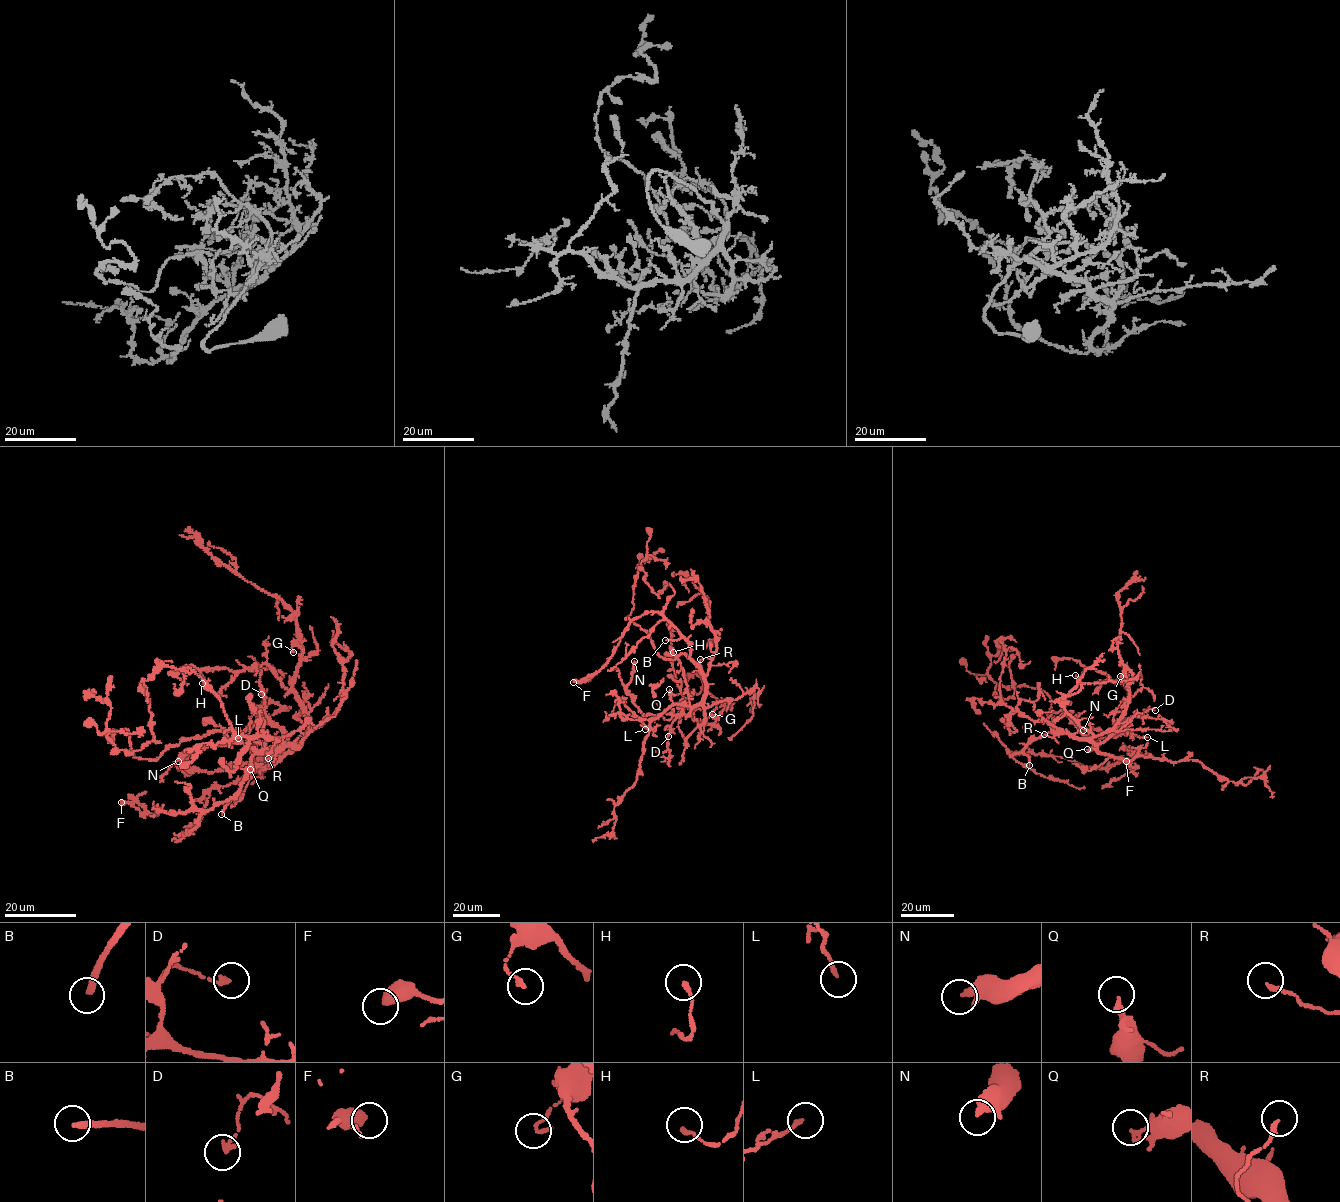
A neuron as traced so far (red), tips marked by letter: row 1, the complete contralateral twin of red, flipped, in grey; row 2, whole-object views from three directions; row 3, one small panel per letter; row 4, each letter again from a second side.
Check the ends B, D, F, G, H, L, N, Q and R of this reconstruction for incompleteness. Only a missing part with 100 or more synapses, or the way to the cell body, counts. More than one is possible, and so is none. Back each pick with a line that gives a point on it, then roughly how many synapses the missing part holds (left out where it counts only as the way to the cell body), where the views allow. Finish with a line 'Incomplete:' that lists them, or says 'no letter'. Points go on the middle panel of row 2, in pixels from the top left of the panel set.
B: Place: (665, 640)
Incomplete: B

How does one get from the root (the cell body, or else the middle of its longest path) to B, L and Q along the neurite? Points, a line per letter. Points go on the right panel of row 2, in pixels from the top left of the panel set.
B: (1075, 727), (1065, 712), (1052, 719), (1051, 730), (1034, 738), (1023, 750), (1029, 757), (1029, 765)
L: (1075, 727), (1088, 741), (1096, 744), (1122, 723), (1134, 736), (1147, 737)
Q: (1075, 727), (1099, 751), (1087, 749)

